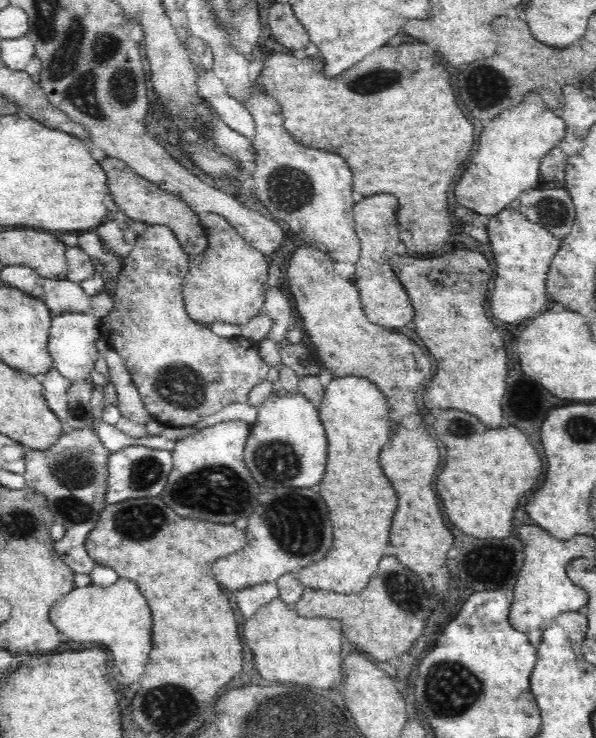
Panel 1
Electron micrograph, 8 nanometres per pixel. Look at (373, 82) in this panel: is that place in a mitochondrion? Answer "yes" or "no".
yes

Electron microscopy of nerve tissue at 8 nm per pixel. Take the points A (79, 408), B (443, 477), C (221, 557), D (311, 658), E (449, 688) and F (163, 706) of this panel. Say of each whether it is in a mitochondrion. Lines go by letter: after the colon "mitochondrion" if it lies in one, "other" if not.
A: mitochondrion
B: other
C: other
D: other
E: mitochondrion
F: mitochondrion

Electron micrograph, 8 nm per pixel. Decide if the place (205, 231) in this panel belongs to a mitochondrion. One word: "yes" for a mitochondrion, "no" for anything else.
no

